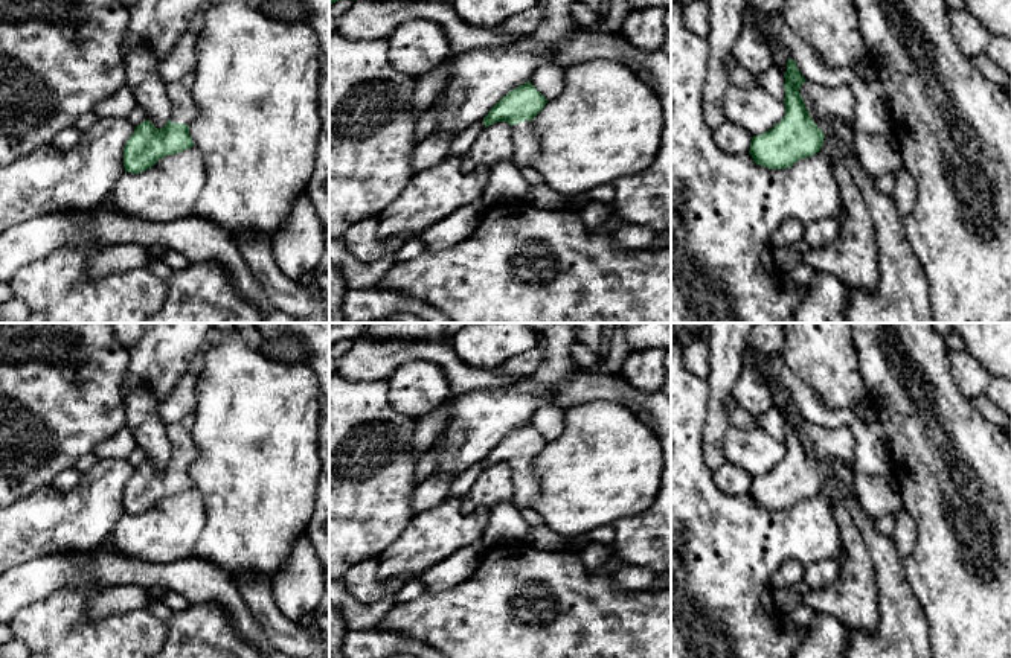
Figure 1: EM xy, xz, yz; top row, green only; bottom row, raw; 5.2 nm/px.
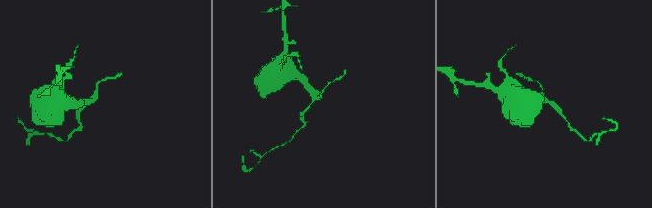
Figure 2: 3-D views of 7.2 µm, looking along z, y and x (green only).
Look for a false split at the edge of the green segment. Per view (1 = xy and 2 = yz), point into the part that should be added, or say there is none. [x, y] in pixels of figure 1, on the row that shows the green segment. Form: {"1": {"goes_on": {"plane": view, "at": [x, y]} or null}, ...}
{"1": {"goes_on": {"plane": "xy", "at": [183, 107]}}, "2": {"goes_on": {"plane": "yz", "at": [830, 104]}}}

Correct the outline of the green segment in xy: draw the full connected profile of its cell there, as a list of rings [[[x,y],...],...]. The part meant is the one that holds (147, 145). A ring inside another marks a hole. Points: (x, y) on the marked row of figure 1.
[[[183,82],[166,84],[171,101],[171,117],[157,129],[149,120],[136,126],[124,148],[125,172],[140,174],[152,168],[160,158],[178,154],[194,146],[189,125],[198,114],[197,101]]]

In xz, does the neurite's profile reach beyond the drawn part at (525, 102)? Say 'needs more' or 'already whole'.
needs more

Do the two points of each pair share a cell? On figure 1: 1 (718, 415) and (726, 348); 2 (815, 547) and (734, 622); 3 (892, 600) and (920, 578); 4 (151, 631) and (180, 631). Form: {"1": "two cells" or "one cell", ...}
{"1": "one cell", "2": "one cell", "3": "two cells", "4": "two cells"}

